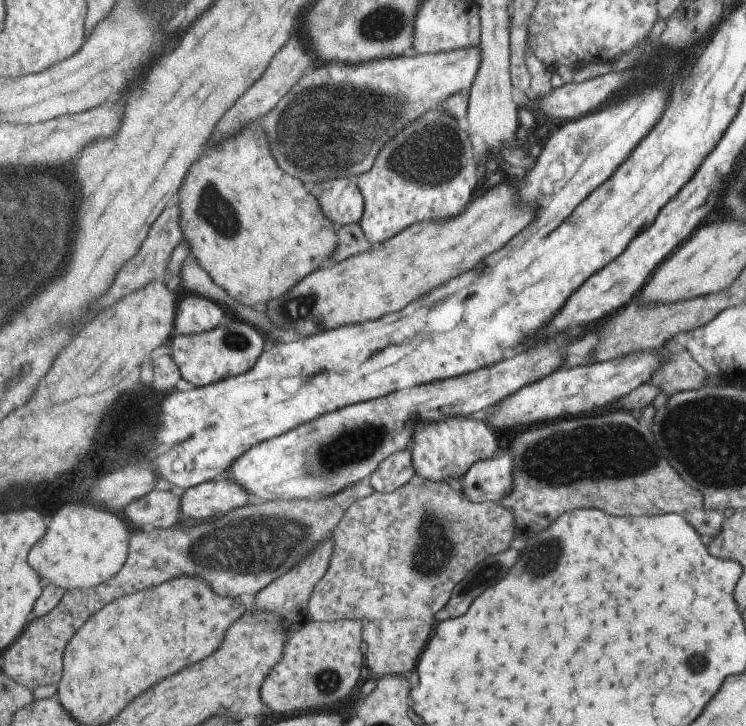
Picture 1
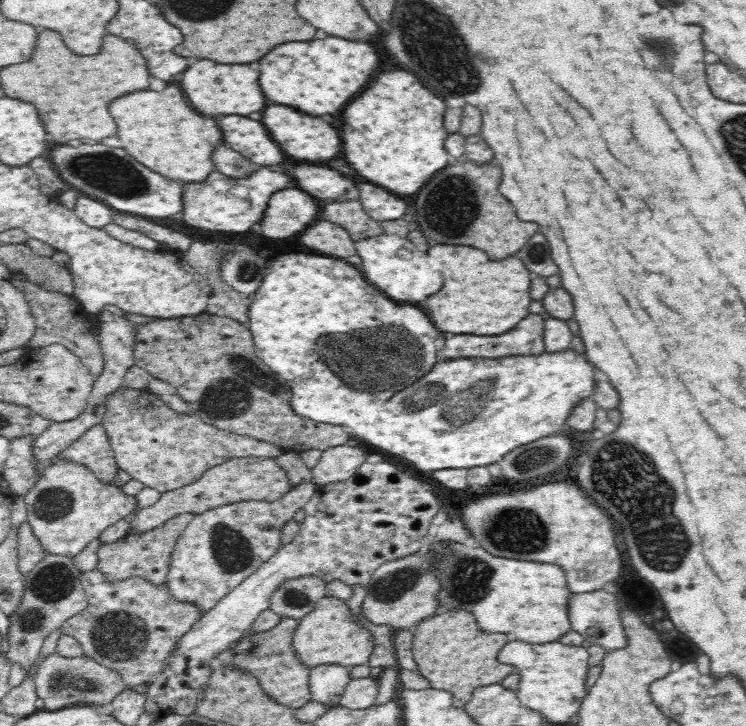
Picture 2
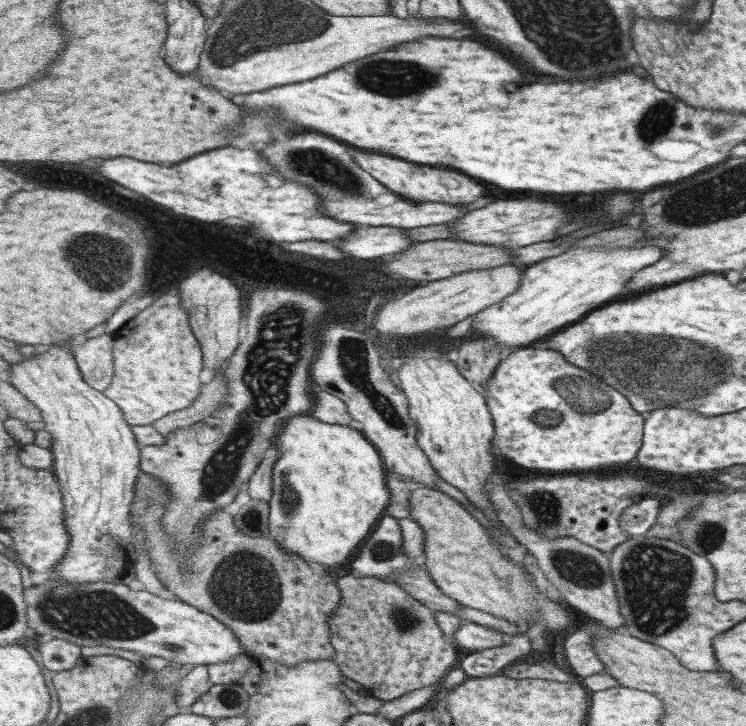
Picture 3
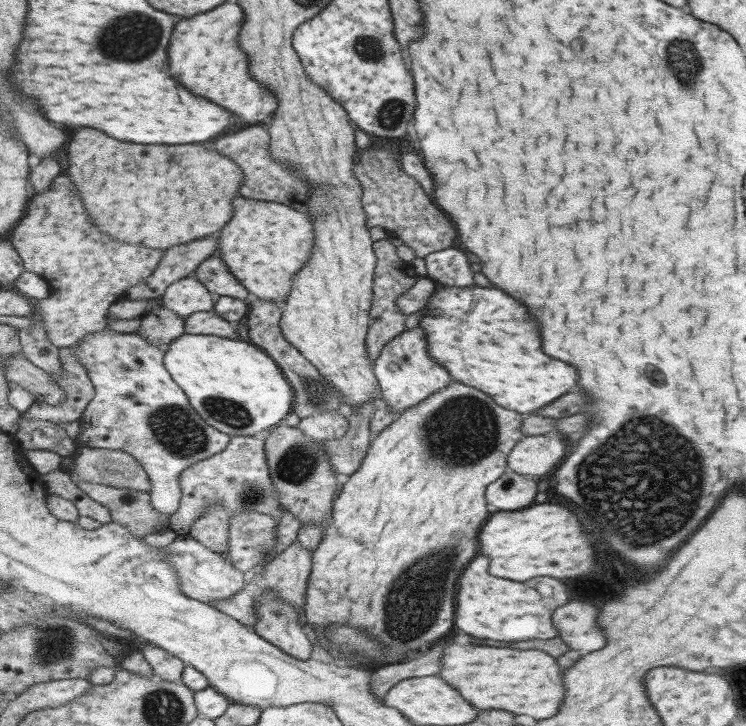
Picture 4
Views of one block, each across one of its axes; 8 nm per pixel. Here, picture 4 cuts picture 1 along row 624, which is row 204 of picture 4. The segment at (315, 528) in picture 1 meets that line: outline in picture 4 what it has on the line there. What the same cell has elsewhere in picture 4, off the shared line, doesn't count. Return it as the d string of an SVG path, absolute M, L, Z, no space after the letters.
M59 176L49 190L35 196L35 206L29 204L29 212L21 220L21 224L13 230L11 240L17 246L17 252L23 256L27 272L37 272L51 284L53 298L39 302L41 310L37 310L37 318L45 324L45 328L49 332L49 340L59 348L71 348L71 346L87 340L91 334L107 330L107 316L109 316L113 304L127 300L127 292L133 286L137 286L141 280L153 276L153 272L157 272L157 268L163 260L161 250L141 248L135 244L121 244L113 238L107 238L105 234L101 234L99 228L93 228L89 222L89 216L83 208L79 190L73 184L73 180L67 176Z

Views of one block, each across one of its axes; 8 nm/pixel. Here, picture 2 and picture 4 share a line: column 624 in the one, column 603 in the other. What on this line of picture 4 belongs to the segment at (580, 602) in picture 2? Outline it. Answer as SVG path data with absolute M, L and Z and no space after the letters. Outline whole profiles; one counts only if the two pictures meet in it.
M569 600L553 612L553 628L557 628L559 638L569 650L593 654L605 646L605 634L597 624L597 616L599 612L591 604Z

